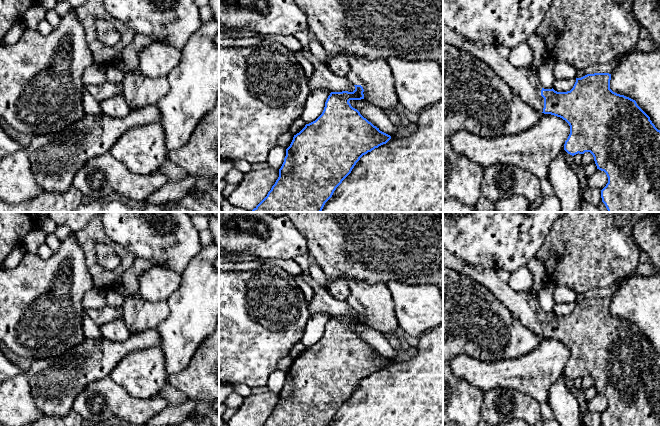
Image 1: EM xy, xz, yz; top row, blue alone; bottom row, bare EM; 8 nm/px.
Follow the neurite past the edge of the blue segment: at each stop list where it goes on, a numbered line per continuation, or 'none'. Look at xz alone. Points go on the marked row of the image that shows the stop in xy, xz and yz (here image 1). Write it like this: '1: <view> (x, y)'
1: xz (375, 76)

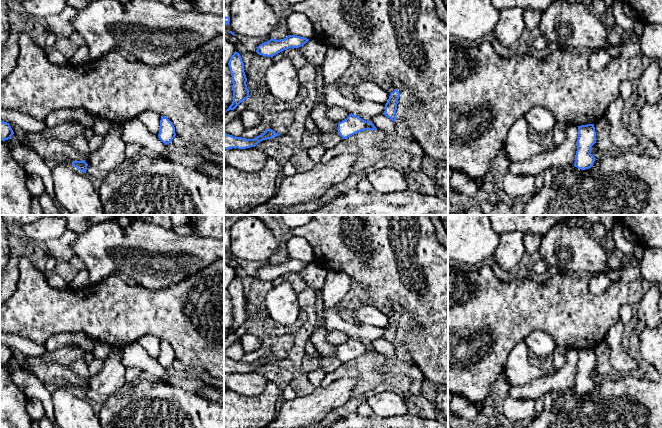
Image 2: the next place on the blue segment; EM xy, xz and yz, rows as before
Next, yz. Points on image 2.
none

